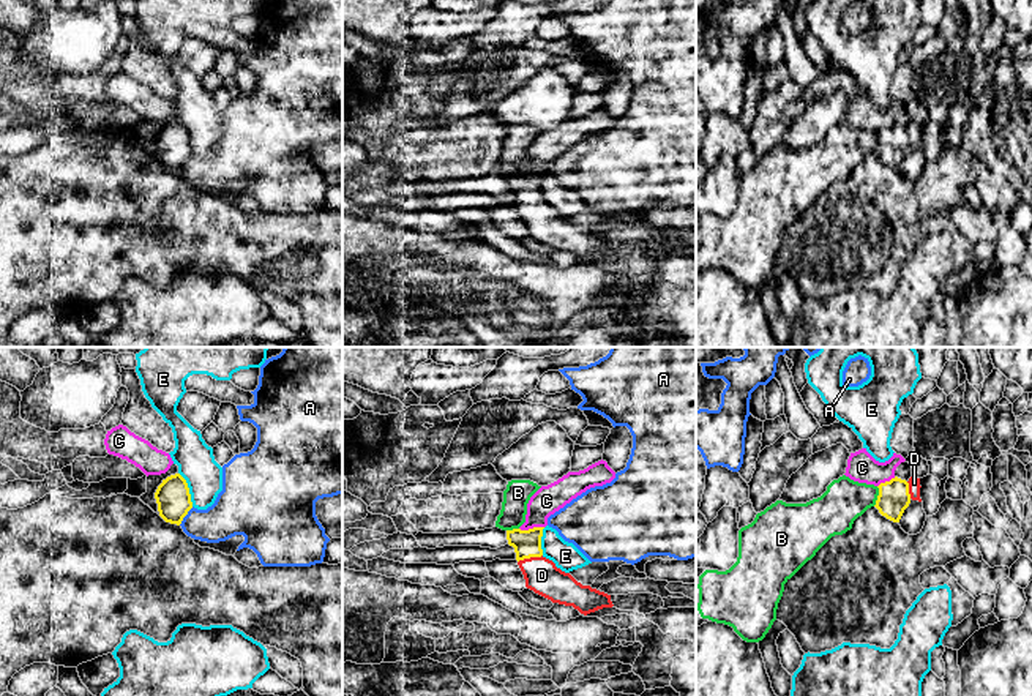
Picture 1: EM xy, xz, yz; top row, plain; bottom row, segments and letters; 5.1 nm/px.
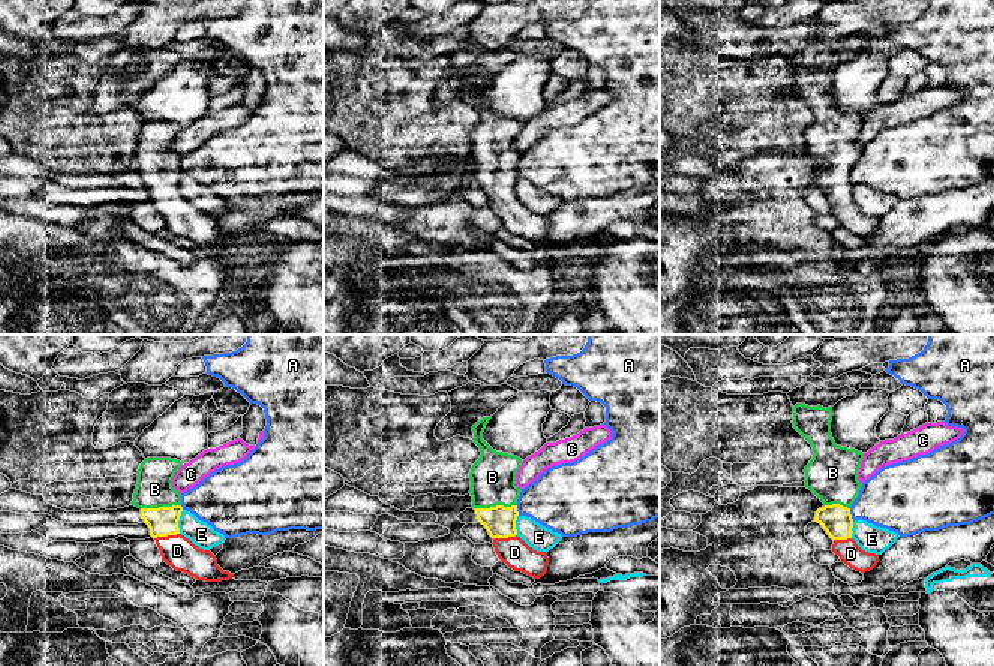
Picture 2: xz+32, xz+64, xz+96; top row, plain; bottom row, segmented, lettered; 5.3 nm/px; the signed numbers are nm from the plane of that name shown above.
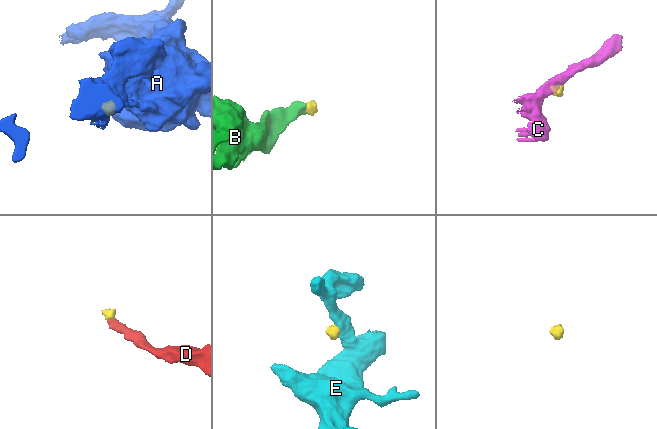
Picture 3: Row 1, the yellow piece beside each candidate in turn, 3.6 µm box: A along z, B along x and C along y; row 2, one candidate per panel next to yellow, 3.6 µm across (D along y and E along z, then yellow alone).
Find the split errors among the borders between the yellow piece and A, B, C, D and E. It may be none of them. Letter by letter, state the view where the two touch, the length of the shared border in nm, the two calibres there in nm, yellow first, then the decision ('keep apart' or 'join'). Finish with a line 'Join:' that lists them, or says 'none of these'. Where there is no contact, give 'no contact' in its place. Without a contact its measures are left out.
A: xy | 120 nm | 180/220 nm | keep apart
B: yz | 110 nm | 160/220 nm | join
C: xz | 130 nm | 140/150 nm | keep apart
D: xz | 130 nm | 140/170 nm | join
E: xy | 190 nm | 180/190 nm | keep apart
Join: B, D

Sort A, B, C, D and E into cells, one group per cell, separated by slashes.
A / B D / C / E

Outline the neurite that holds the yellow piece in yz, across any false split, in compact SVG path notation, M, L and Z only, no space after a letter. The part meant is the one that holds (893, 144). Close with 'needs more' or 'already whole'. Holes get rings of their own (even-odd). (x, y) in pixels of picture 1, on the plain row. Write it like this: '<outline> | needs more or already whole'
M843 122L827 137L806 150L776 147L754 167L738 177L738 204L726 218L697 215L696 219L696 275L707 268L724 270L746 289L759 289L776 267L784 230L835 181L852 175L854 167L876 153L882 163L899 169L912 147L920 145L920 125L907 128L898 123L879 133L858 129Z | needs more

